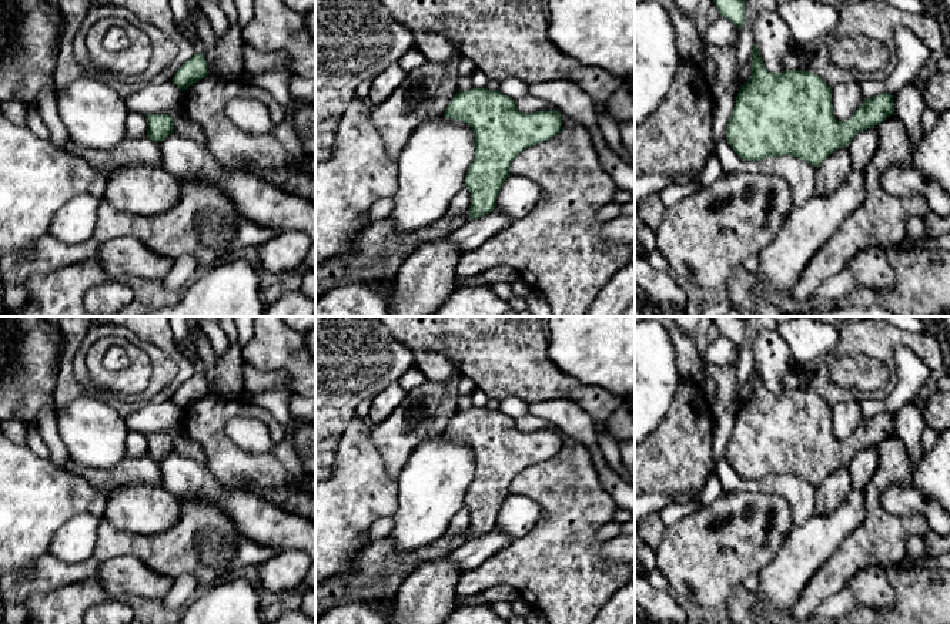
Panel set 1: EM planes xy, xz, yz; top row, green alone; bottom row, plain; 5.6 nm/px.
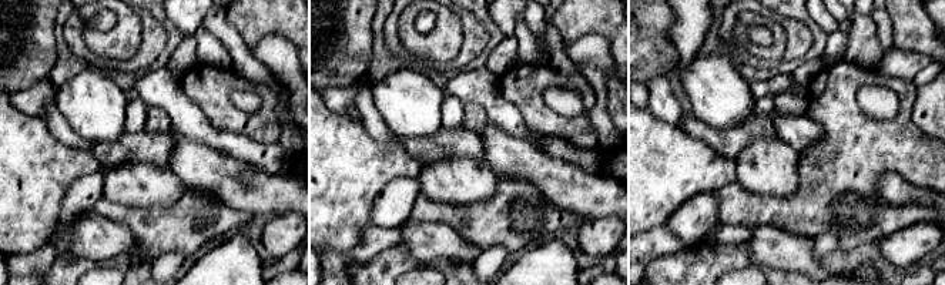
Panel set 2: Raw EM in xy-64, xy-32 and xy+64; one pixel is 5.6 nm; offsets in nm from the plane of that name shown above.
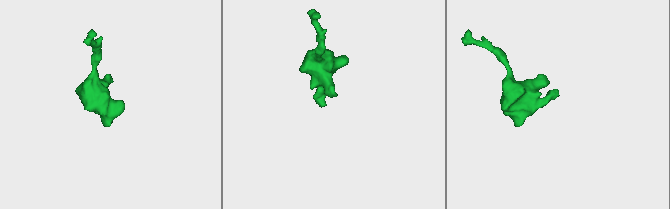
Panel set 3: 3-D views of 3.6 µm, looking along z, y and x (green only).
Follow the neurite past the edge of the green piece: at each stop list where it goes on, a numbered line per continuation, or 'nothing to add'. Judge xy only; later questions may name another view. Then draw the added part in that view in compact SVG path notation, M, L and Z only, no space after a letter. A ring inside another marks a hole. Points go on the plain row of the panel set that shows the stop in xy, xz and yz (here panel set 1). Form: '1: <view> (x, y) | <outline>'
nothing to add

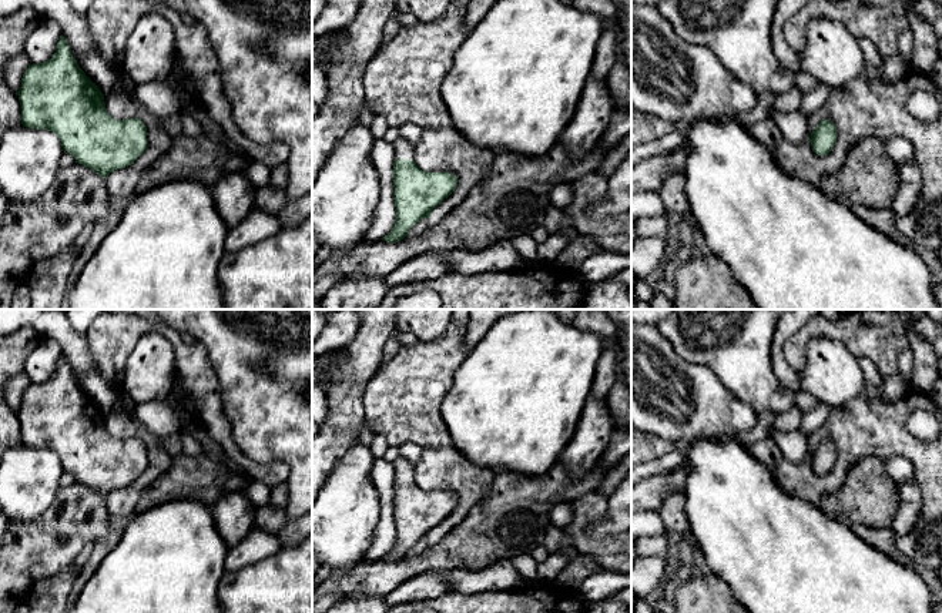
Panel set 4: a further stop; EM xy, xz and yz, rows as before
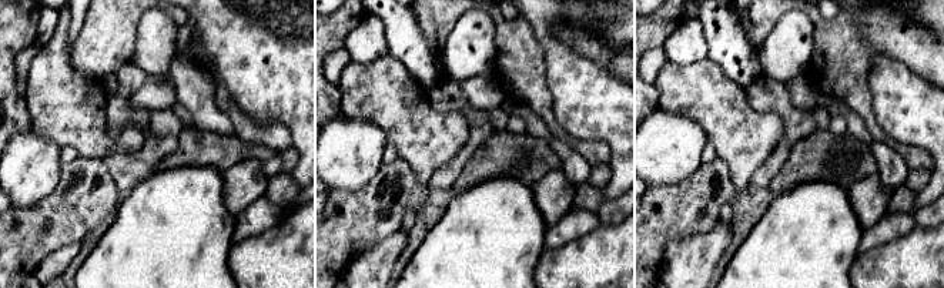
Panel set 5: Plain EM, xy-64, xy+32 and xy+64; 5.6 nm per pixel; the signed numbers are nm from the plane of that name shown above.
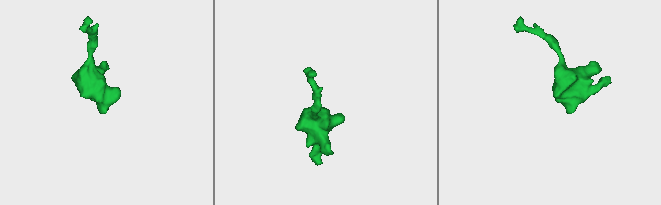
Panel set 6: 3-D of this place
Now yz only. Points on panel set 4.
nothing to add

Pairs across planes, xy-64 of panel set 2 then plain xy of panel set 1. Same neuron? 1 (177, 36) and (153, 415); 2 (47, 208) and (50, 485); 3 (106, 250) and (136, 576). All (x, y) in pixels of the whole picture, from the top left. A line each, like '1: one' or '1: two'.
1: two
2: one
3: one

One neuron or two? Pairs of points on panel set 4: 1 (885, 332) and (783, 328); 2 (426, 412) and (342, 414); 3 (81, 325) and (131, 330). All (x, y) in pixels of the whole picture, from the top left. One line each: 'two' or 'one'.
1: two
2: two
3: two

